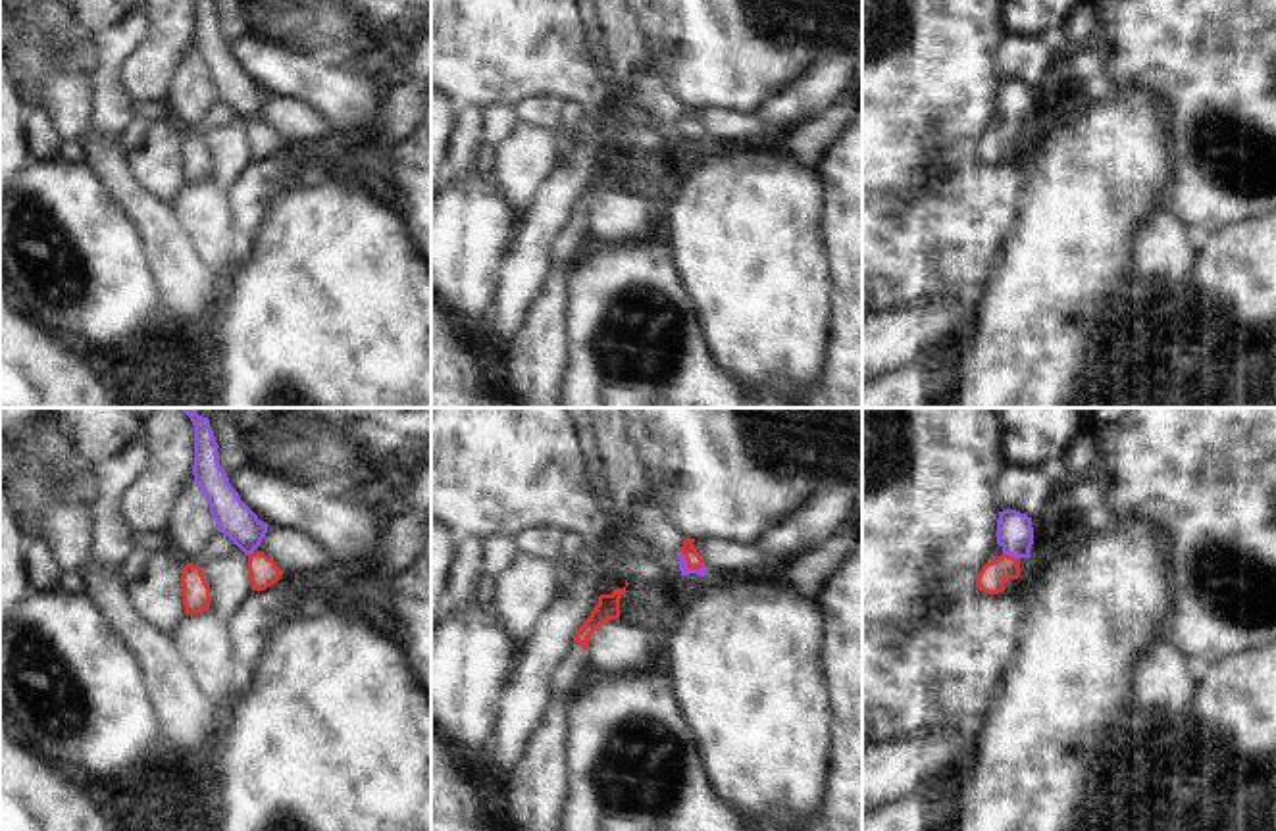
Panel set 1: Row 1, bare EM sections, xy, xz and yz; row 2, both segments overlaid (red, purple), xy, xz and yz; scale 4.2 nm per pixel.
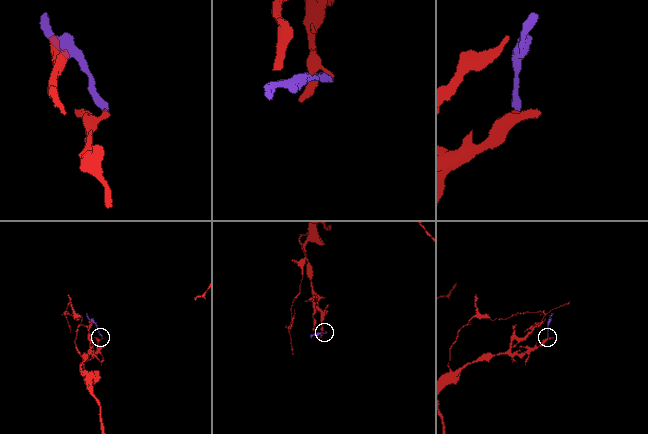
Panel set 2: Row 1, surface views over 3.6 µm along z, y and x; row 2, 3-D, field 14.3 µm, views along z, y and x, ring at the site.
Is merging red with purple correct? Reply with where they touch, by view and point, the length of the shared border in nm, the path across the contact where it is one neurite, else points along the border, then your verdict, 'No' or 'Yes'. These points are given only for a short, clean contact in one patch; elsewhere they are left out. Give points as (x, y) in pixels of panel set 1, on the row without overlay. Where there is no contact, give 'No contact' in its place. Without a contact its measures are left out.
Touches red at xz (688, 135). Shared border 120 nm. Path across: xz (693, 127), (688, 135), (684, 137). Yes

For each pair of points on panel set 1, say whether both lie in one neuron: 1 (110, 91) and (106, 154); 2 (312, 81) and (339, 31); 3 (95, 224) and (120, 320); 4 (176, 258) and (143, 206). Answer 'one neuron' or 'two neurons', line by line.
1: two neurons
2: two neurons
3: one neuron
4: one neuron

